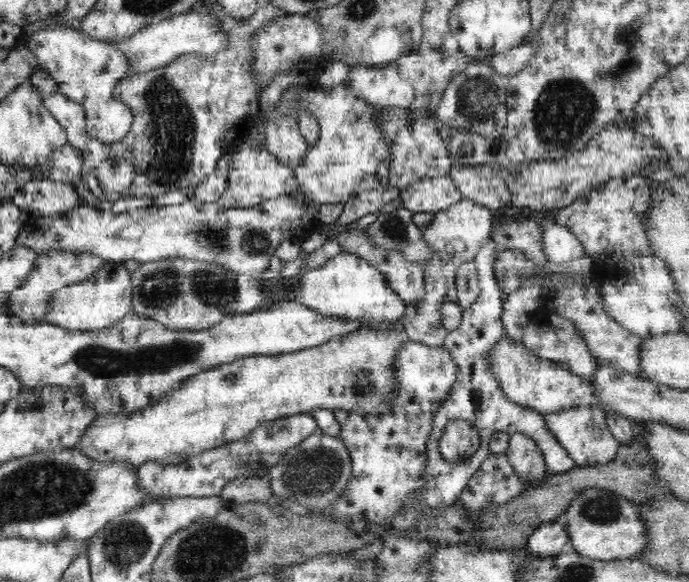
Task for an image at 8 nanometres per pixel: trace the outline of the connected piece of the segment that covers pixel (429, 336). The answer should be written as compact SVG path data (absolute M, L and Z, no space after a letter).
M460 200L457 204L452 204L451 208L433 214L429 226L422 230L428 247L432 249L430 252L432 258L423 268L426 294L418 302L406 305L401 319L407 340L420 342L428 347L444 346L448 331L441 324L440 308L446 298L453 297L458 268L475 259L481 245L486 240L492 239L492 228L494 228L494 212L472 200Z

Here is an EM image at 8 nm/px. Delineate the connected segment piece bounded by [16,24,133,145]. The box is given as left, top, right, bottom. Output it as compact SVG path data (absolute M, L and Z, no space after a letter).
M50 26L31 35L22 34L18 44L27 46L35 54L37 65L47 70L58 84L58 92L85 108L85 124L88 134L104 144L118 142L130 132L133 117L127 106L114 100L113 90L121 78L127 76L129 64L121 50L88 36L76 26Z

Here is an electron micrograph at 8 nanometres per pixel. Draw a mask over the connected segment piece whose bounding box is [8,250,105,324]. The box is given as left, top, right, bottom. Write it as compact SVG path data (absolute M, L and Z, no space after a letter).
M56 250L56 252L37 255L34 262L34 268L30 276L26 278L24 286L9 293L8 306L10 314L20 318L24 323L42 322L43 316L48 310L48 300L60 288L78 284L84 281L88 276L97 272L105 260L102 257L90 253L72 253Z

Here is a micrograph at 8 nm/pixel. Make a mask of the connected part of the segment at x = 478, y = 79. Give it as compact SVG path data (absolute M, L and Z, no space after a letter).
M469 64L450 81L437 106L437 118L450 127L463 128L487 139L500 137L507 124L507 82L492 65Z

